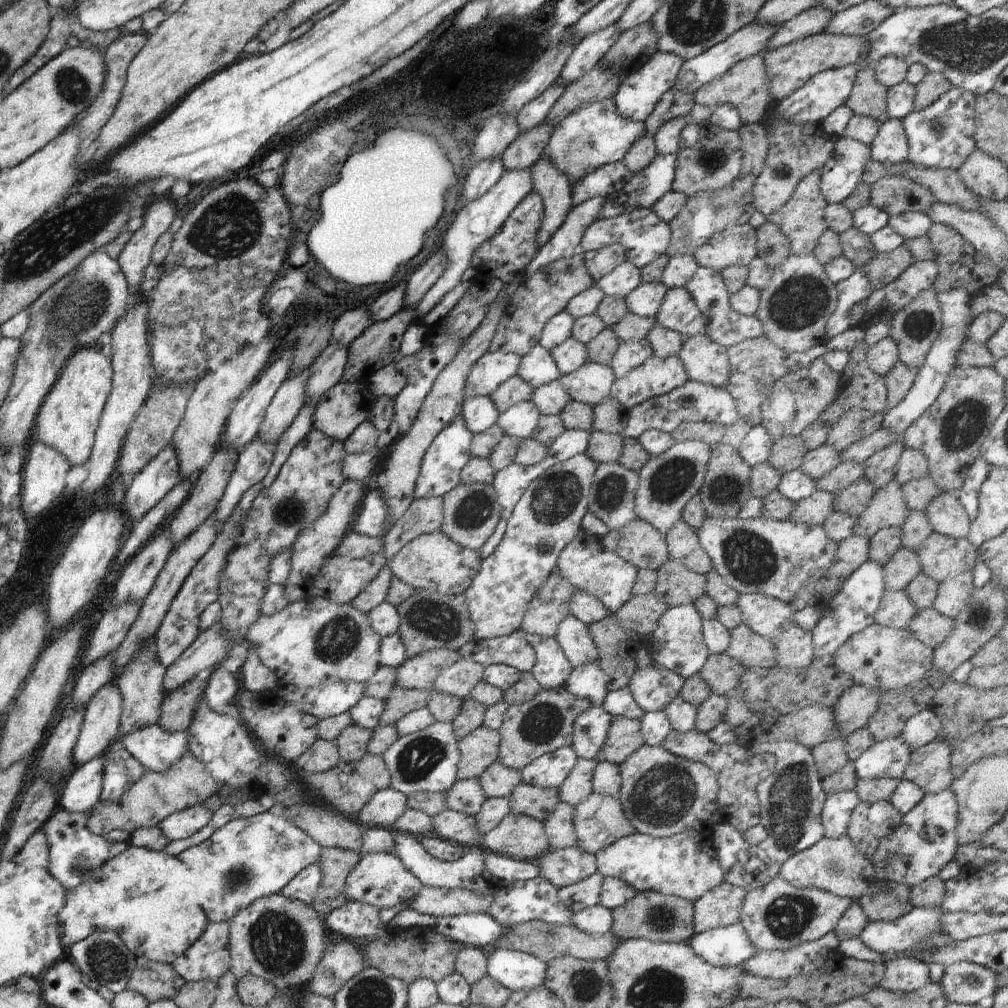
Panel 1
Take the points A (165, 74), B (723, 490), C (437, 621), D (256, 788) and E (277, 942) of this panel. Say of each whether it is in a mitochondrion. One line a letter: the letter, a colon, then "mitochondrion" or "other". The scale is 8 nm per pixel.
A: other
B: mitochondrion
C: mitochondrion
D: other
E: mitochondrion

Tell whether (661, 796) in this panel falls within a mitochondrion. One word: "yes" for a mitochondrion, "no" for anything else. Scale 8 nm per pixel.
yes

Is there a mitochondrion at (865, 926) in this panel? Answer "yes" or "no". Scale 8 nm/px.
no

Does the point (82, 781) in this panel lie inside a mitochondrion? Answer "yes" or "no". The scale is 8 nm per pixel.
no

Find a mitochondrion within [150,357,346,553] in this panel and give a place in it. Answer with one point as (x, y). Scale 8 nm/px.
(288, 512)

